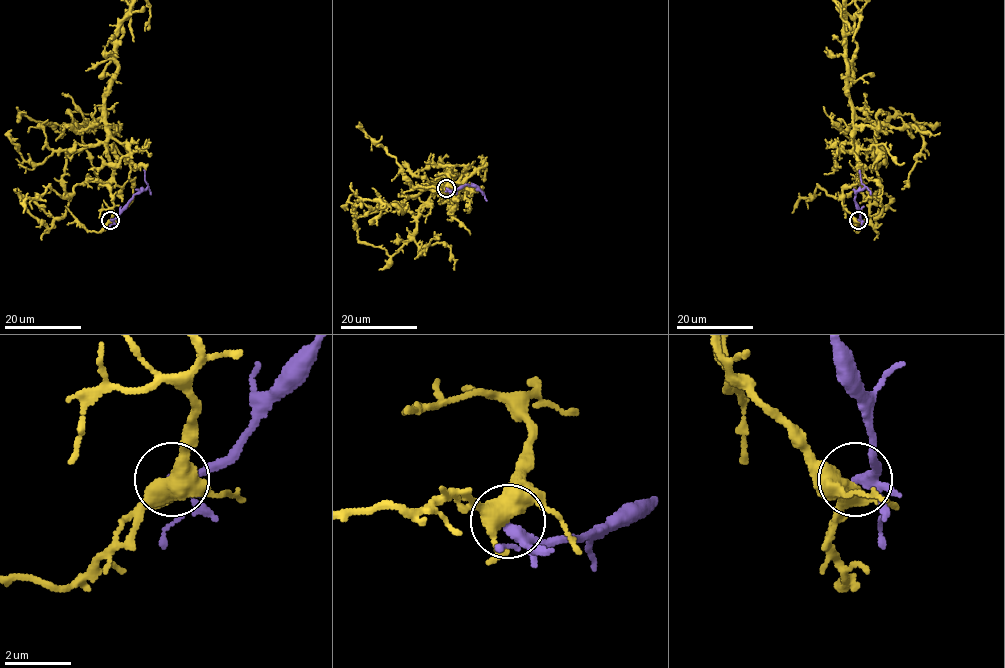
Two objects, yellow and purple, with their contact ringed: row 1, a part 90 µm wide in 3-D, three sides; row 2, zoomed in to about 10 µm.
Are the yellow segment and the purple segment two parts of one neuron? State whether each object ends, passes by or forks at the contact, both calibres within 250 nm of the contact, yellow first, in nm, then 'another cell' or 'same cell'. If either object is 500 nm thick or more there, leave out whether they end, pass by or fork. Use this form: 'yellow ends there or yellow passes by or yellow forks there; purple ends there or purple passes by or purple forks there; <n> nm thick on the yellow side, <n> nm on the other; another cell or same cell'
yellow forks there; purple passes by; 440 nm thick on the yellow side, 280 nm on the other; another cell

